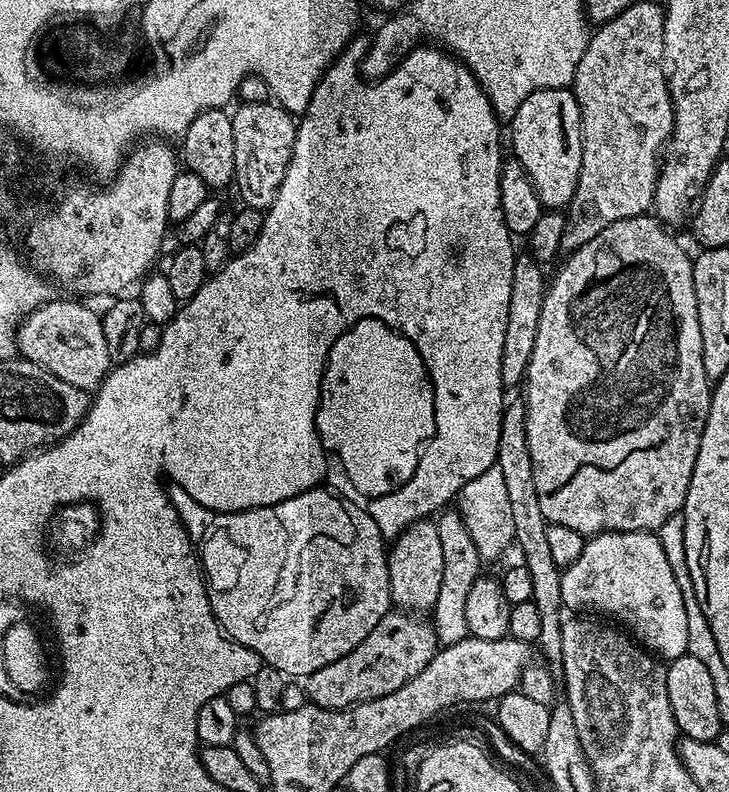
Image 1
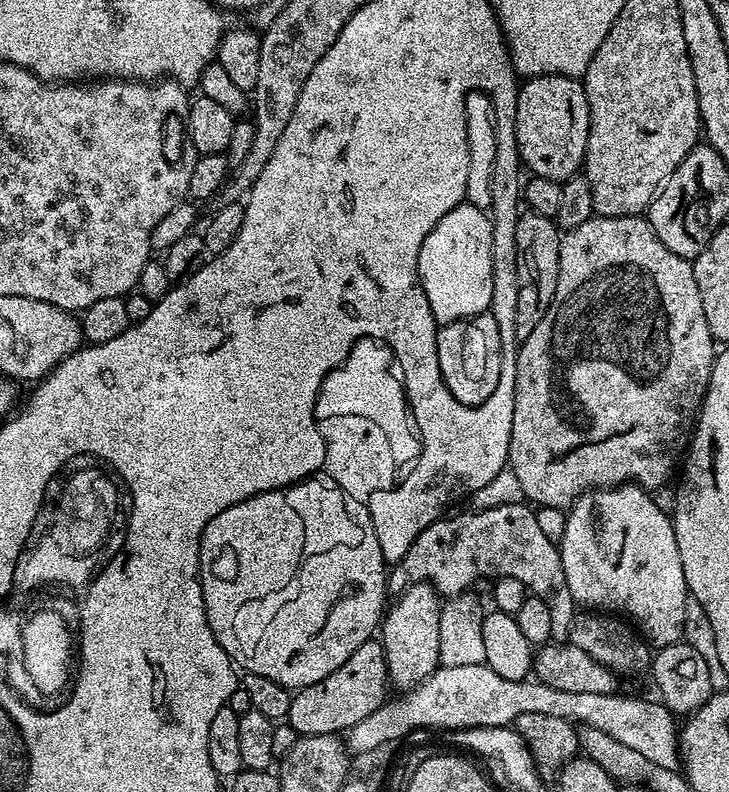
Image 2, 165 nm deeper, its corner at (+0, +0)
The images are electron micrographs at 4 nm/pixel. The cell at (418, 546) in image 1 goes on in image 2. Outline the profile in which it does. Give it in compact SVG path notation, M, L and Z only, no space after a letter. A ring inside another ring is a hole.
M411 584L391 601L378 629L393 689L411 690L439 668L438 624L442 597L431 584Z

